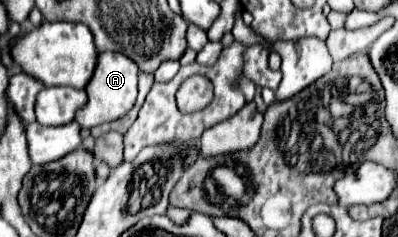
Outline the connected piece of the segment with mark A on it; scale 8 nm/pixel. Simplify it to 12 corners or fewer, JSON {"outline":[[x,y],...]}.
{"outline":[[98,53],[76,111],[80,127],[126,115],[138,93],[138,67],[126,55]]}

